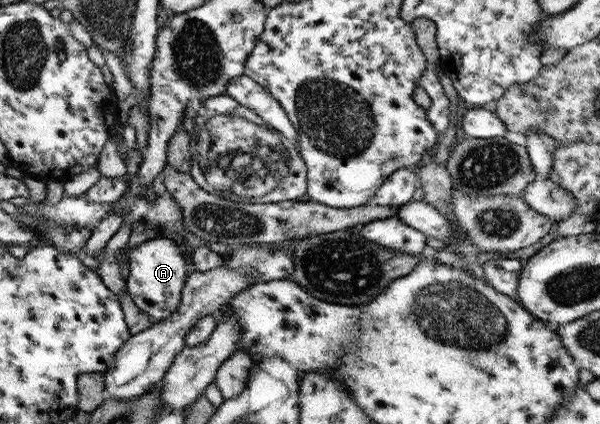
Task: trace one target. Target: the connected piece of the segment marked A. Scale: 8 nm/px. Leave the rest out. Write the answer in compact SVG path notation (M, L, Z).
M161 235L132 248L129 253L129 273L125 286L132 302L149 318L151 324L168 318L178 306L181 290L188 275L184 253L185 244L176 244Z

